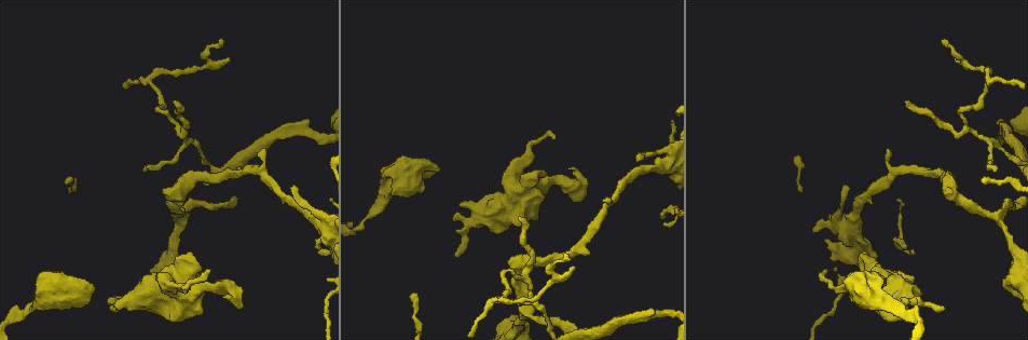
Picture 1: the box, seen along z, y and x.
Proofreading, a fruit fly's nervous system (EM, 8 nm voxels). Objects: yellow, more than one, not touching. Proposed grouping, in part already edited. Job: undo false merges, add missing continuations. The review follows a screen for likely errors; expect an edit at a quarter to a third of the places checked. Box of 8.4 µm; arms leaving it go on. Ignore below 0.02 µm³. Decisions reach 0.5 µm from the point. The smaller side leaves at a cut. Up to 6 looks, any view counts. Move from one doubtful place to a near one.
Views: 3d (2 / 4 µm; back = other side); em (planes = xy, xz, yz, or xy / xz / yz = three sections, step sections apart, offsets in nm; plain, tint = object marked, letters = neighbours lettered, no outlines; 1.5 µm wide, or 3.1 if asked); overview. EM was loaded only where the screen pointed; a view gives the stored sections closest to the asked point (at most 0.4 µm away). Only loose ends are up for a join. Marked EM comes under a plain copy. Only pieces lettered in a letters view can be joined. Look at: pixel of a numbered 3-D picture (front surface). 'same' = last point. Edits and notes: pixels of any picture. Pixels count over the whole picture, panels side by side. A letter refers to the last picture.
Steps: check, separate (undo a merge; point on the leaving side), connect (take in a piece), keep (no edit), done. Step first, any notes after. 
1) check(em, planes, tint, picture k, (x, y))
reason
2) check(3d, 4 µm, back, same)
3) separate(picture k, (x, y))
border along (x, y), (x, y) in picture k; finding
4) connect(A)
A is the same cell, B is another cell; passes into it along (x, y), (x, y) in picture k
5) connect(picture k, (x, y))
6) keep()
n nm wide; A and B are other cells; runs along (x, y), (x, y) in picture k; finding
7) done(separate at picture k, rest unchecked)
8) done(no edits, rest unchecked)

check(3d, 2 µm, picture 1, (195, 262))
branch stops here

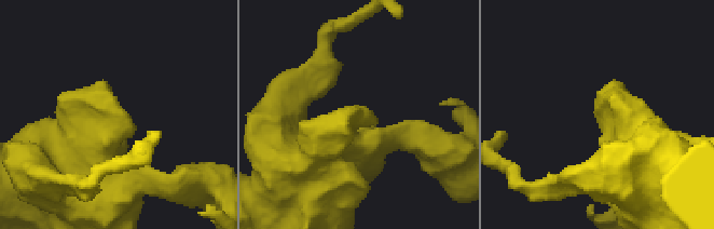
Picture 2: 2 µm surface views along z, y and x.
check(em, yz, step 4, tint, picture 2, (360, 109))
now the EM

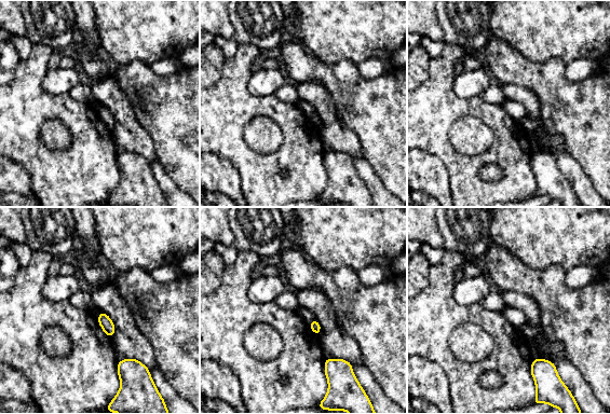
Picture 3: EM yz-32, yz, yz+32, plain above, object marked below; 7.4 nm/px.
check(em, planes, letters, same)
cut it another way

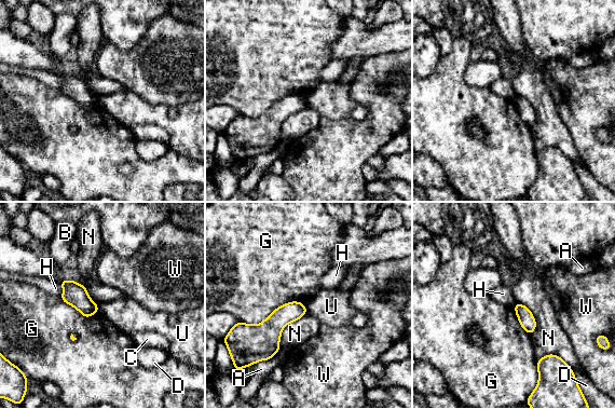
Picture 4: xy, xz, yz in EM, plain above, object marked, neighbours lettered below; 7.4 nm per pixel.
keep()
A, B, C, D, G, H, N, U and W are other cells; no lettered piece goes on from it

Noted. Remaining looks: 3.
check(3d, 4 µm, picture 1, (16, 313))
abrupt turn

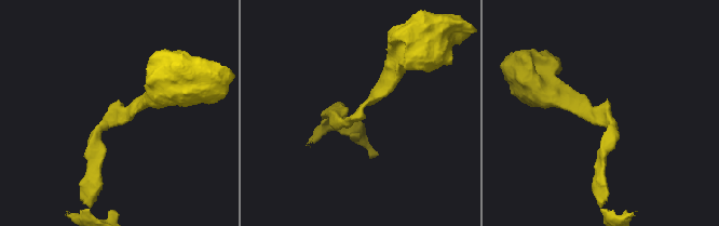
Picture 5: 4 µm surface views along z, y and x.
check(em, planes, letters, picture 5, (359, 109))

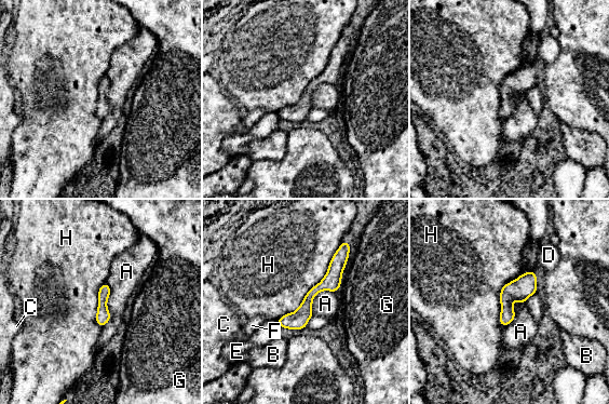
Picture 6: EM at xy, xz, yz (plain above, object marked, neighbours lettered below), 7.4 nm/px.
keep()
A, B, C, D, E, F, G and H are other cells; border along (344, 240), (325, 275), (278, 320) in picture 6; continuous, no second cell

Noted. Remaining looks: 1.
done(no edits, rest unchecked)

